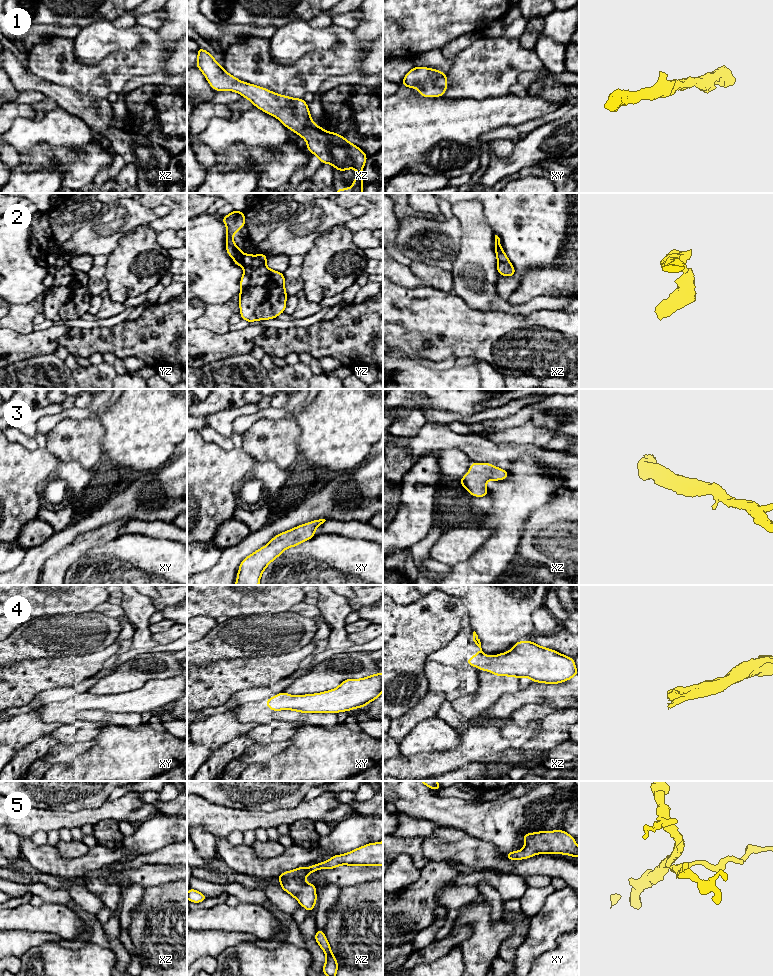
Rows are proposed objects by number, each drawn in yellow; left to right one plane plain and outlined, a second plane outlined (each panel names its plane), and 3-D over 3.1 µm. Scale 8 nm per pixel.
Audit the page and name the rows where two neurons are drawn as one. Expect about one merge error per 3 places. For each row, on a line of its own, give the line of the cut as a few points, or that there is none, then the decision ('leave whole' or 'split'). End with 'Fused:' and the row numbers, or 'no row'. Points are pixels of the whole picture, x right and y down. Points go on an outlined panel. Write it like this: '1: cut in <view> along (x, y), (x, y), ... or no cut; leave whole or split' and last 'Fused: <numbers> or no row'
1: no cut; leave whole
2: no cut; leave whole
3: no cut; leave whole
4: no cut; leave whole
5: no cut; leave whole
Fused: no row

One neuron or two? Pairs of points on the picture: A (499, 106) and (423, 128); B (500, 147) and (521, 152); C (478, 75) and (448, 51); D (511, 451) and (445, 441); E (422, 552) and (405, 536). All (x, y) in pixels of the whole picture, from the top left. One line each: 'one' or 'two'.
A: one
B: two
C: two
D: one
E: two

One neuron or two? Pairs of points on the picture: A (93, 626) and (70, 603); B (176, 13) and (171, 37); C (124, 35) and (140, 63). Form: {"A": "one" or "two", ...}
{"A": "two", "B": "one", "C": "two"}

